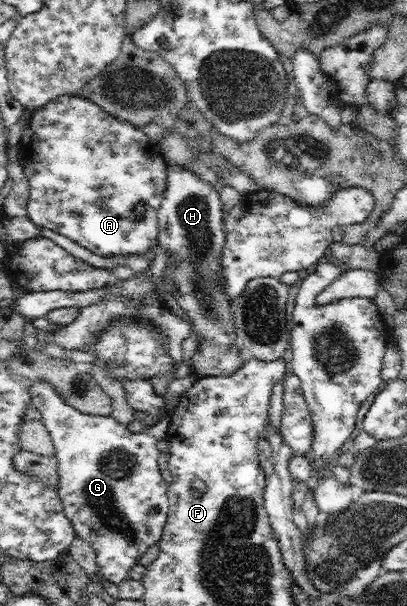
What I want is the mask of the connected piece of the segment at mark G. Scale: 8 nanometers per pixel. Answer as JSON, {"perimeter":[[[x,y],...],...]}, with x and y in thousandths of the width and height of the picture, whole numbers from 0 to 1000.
{"perimeter":[[[79,629],[71,650],[76,650],[74,665],[86,668],[86,672],[101,680],[103,693],[125,716],[125,724],[138,741],[135,752],[143,761],[140,777],[145,787],[143,820],[150,823],[162,853],[174,860],[187,881],[204,889],[206,894],[219,896],[224,904],[233,909],[233,914],[238,914],[238,934],[243,936],[238,947],[251,949],[256,955],[263,955],[268,960],[278,960],[290,967],[292,962],[319,952],[317,942],[322,942],[332,932],[339,932],[339,924],[356,916],[366,908],[366,903],[371,903],[371,899],[393,898],[396,883],[400,881],[400,873],[413,856],[413,799],[400,792],[396,776],[391,776],[391,769],[386,769],[386,757],[391,757],[391,749],[396,748],[396,744],[386,741],[386,728],[408,721],[413,701],[418,700],[415,691],[396,691],[391,698],[366,703],[356,711],[332,715],[317,710],[307,700],[287,696],[275,686],[219,685],[197,680],[177,668],[165,667],[160,658],[140,649],[140,644],[113,629]]]}

